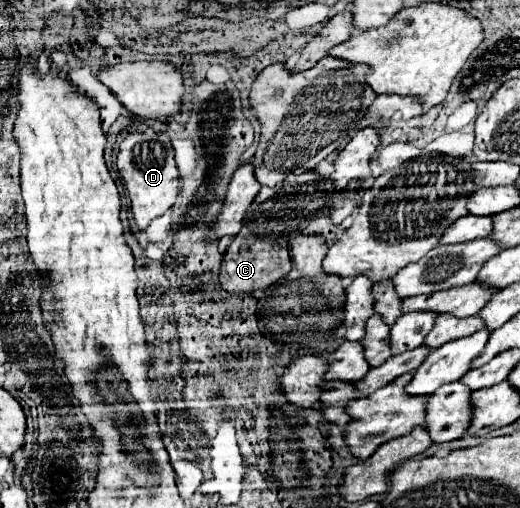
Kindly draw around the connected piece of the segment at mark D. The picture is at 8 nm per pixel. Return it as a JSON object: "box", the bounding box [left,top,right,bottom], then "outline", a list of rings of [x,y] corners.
{"box":[117,133,179,229],"outline":[[[129,133],[125,137],[125,141],[121,143],[119,147],[119,153],[117,153],[117,169],[125,181],[125,187],[127,187],[127,195],[131,199],[131,211],[133,211],[133,217],[135,217],[135,223],[139,229],[145,229],[155,217],[163,215],[173,203],[175,203],[175,197],[179,193],[179,171],[177,171],[177,165],[175,165],[175,159],[173,159],[173,147],[171,147],[171,141],[165,133],[155,133],[153,137],[147,135],[147,133]]]}

